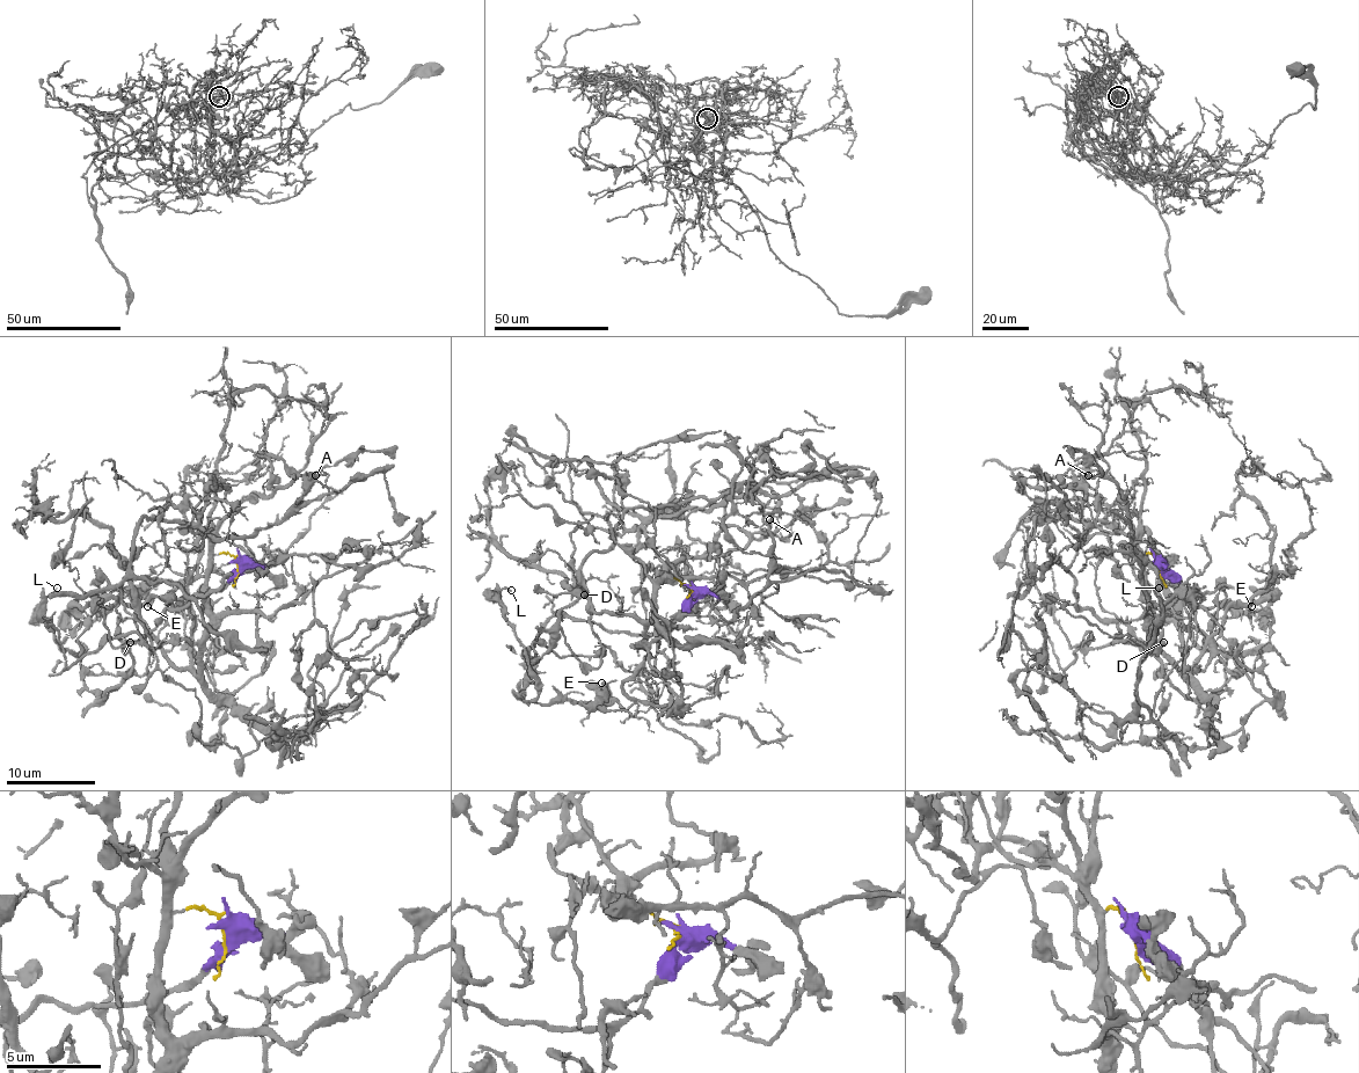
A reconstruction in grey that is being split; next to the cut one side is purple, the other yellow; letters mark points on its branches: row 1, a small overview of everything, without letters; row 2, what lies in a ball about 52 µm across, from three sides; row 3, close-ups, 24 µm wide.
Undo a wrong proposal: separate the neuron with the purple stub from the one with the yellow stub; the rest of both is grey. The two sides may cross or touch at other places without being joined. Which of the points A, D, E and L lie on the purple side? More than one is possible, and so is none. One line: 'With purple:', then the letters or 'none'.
With purple: E, L

